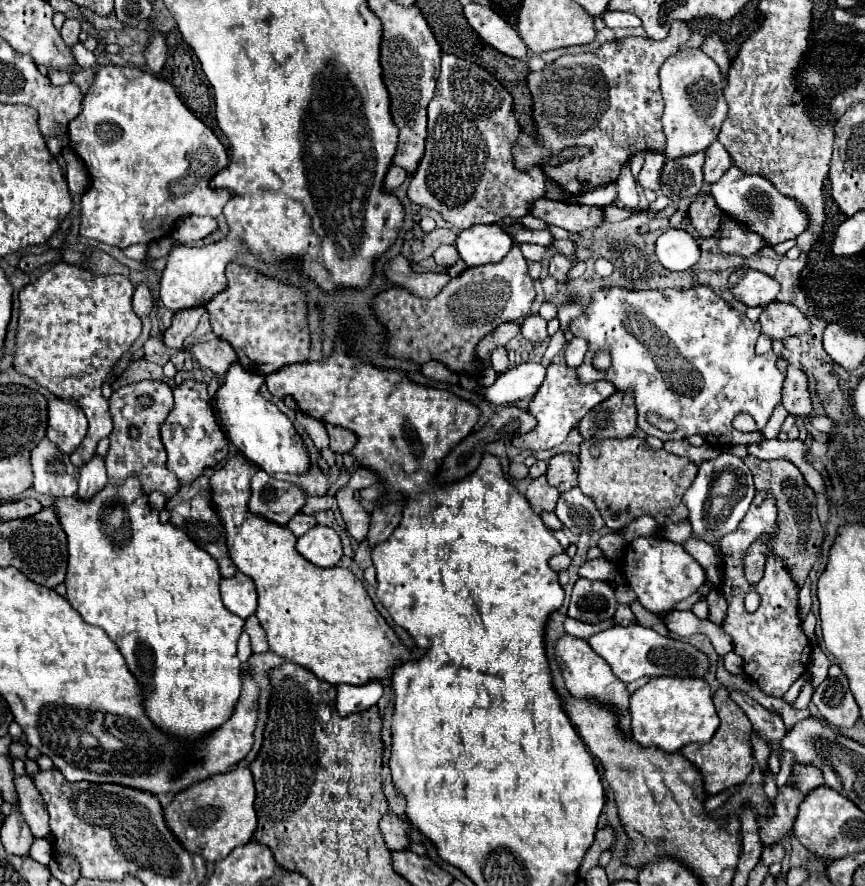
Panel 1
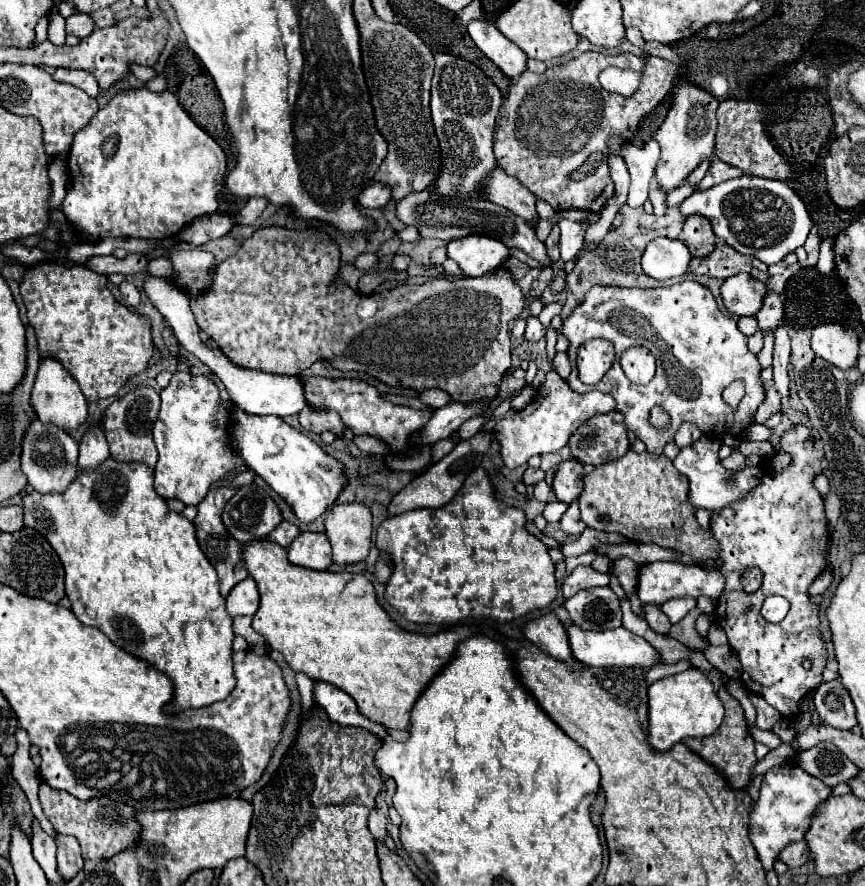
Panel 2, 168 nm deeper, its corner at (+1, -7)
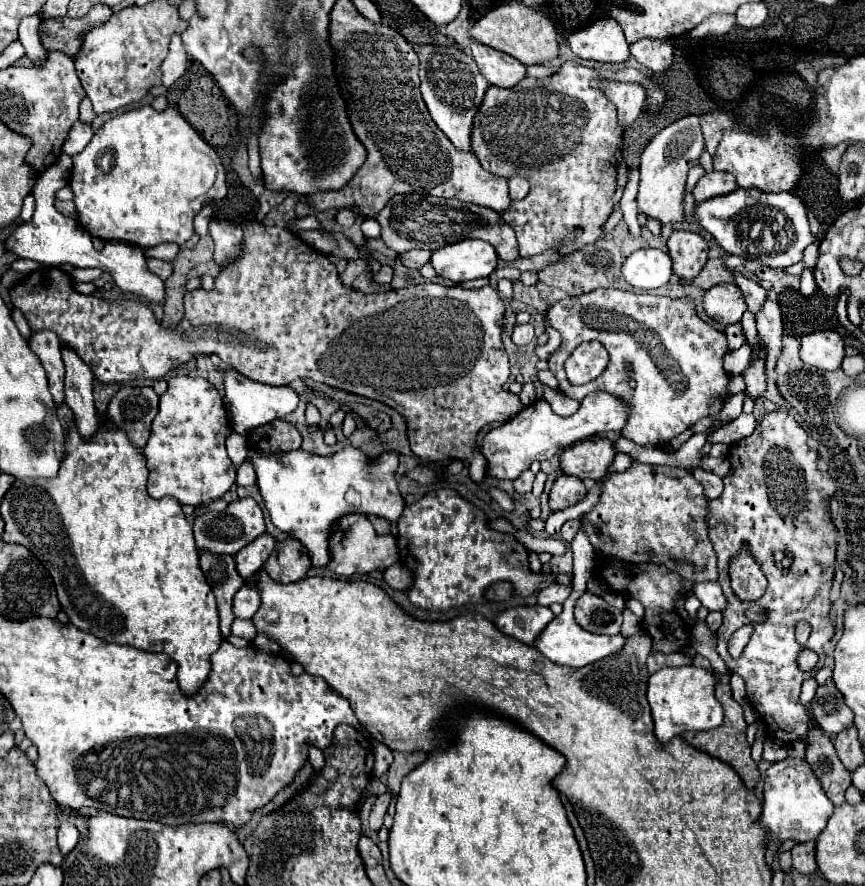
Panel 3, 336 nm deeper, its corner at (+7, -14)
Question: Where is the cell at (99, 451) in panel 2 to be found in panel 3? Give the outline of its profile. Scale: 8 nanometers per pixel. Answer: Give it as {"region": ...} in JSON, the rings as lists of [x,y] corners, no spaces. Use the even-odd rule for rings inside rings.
{"region":[[[69,346],[61,348],[61,354],[65,364],[65,404],[75,414],[77,430],[83,434],[83,438],[89,438],[99,426],[91,392],[93,372]]]}

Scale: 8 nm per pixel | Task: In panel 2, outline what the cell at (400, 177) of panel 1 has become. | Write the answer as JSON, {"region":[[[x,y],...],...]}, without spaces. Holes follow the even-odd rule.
{"region":[[[373,183],[359,195],[361,207],[383,207],[391,201],[391,187],[385,183]]]}

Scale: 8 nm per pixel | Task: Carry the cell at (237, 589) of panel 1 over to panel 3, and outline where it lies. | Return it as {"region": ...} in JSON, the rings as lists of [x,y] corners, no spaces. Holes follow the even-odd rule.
{"region":[[[243,586],[237,594],[235,594],[235,602],[233,602],[233,612],[237,618],[251,618],[261,606],[261,596],[257,588],[249,588]]]}

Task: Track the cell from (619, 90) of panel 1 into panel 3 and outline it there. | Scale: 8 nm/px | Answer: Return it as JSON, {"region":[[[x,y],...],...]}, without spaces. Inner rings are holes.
{"region":[[[565,62],[559,68],[559,72],[545,78],[545,82],[527,76],[513,88],[489,86],[473,118],[471,150],[479,158],[481,166],[501,178],[519,174],[529,180],[529,194],[523,200],[513,200],[511,206],[501,214],[503,220],[515,230],[519,256],[535,256],[547,250],[557,250],[559,254],[565,256],[585,244],[593,244],[603,234],[603,224],[607,222],[611,208],[623,196],[623,186],[627,182],[629,168],[619,158],[623,142],[621,142],[621,130],[617,128],[617,108],[613,102],[607,100],[607,96],[599,88],[589,86],[589,82],[597,78],[640,83],[646,90],[644,110],[648,112],[657,113],[666,102],[666,93],[650,76],[639,70],[633,68],[625,68],[619,72],[591,70],[575,62]],[[537,144],[541,148],[539,152],[535,150]],[[577,228],[581,228],[583,232],[575,234]]]}

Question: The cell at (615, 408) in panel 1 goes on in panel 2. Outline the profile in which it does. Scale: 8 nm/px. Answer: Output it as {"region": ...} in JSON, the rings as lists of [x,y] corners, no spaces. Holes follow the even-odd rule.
{"region":[[[615,409],[591,417],[575,431],[575,435],[571,435],[569,447],[577,461],[591,465],[619,459],[629,449],[627,425],[623,415]]]}

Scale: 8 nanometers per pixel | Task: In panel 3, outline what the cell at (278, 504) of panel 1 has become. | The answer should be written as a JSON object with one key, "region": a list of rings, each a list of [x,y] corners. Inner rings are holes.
{"region":[[[253,498],[235,500],[223,512],[205,512],[195,518],[193,534],[197,548],[211,554],[237,554],[243,546],[253,542],[257,536],[265,532],[265,520],[259,504]]]}

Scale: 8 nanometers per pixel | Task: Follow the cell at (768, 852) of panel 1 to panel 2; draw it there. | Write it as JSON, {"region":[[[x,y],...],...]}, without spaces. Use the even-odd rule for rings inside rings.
{"region":[[[799,841],[799,843],[789,843],[781,855],[779,855],[779,861],[783,861],[787,867],[795,869],[795,867],[801,867],[809,861],[809,849],[807,849],[807,843],[805,841]]]}

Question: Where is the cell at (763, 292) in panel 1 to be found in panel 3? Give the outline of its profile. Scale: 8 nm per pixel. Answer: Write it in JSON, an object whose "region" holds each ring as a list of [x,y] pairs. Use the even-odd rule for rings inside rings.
{"region":[[[715,284],[703,294],[703,308],[709,318],[727,326],[737,324],[747,310],[745,300],[741,298],[741,290],[733,284]]]}

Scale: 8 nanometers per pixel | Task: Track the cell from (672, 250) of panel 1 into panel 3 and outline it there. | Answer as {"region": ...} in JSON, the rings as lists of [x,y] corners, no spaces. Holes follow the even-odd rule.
{"region":[[[643,248],[625,258],[621,266],[623,278],[639,290],[653,290],[665,286],[673,274],[671,258],[667,252]]]}

